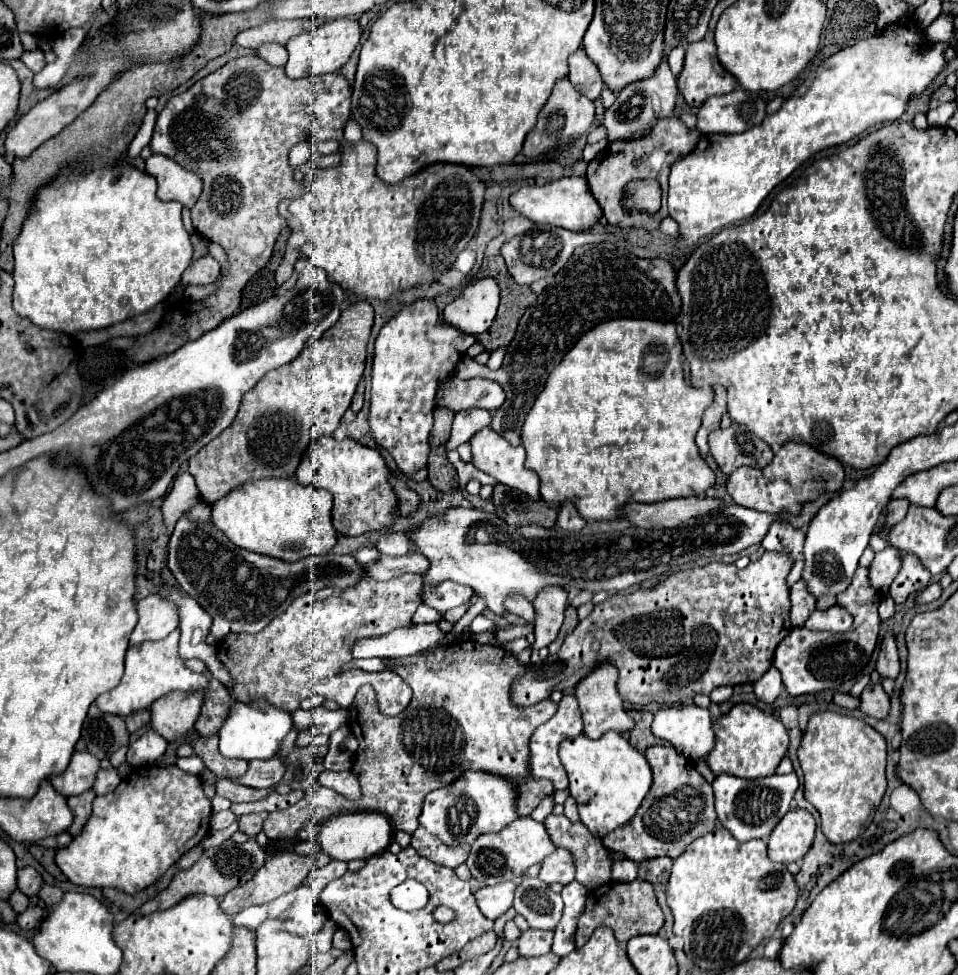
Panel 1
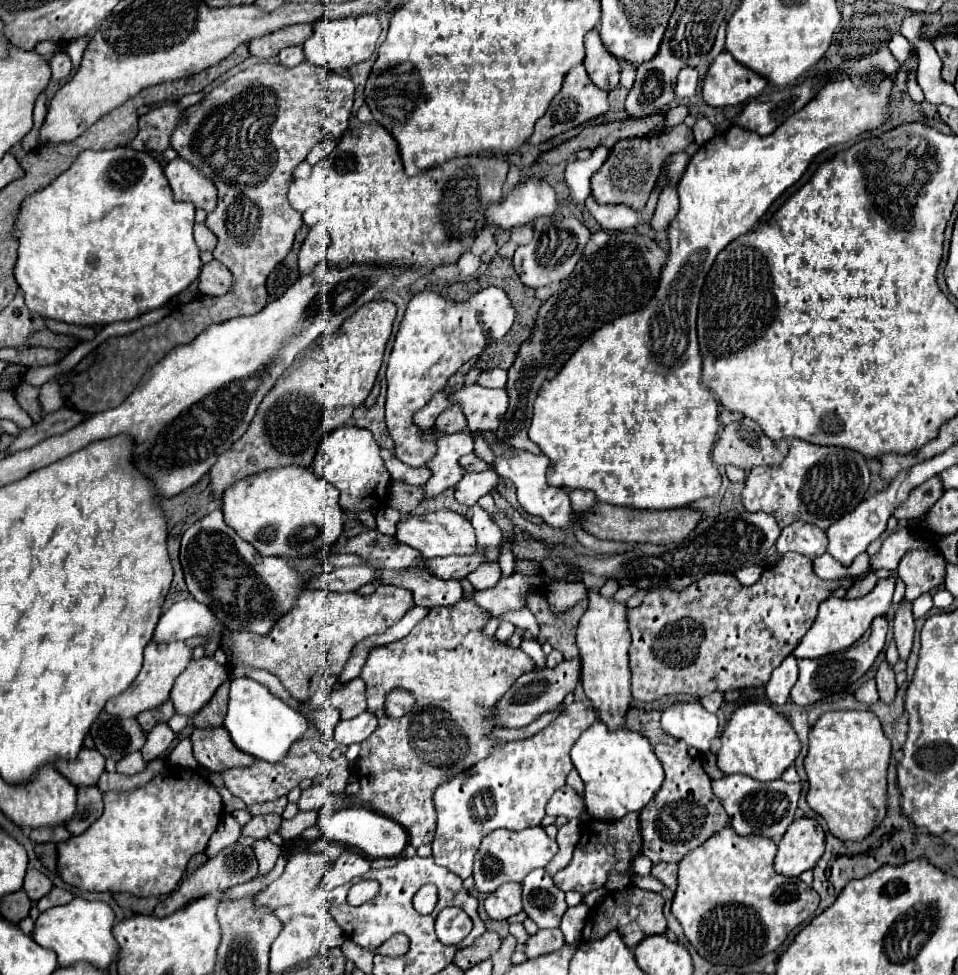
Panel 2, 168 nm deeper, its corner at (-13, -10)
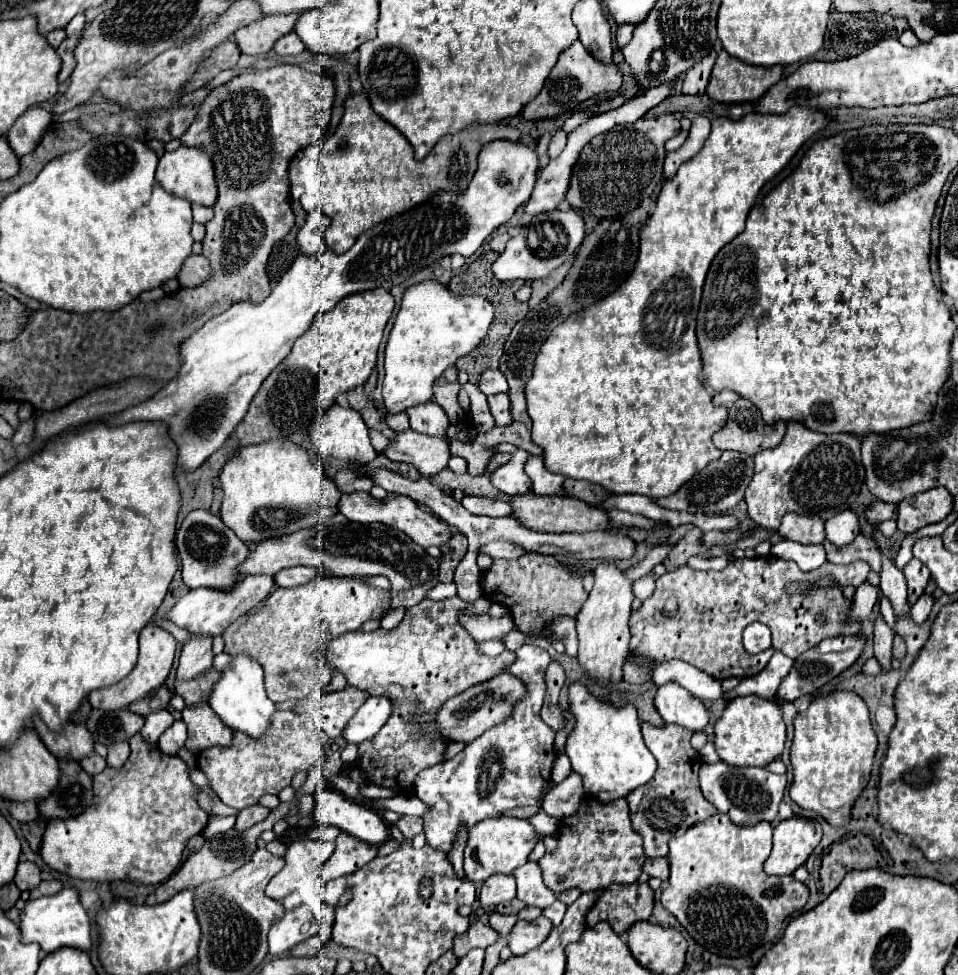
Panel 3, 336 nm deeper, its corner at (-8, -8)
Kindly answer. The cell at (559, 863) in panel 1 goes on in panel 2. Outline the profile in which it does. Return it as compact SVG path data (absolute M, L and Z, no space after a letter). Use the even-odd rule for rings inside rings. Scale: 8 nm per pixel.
M628 812L626 816L606 822L606 820L598 820L598 818L588 818L580 824L580 840L576 844L574 856L570 860L570 864L566 868L562 868L560 872L554 874L554 884L568 892L568 890L578 890L582 894L594 890L594 888L602 888L608 880L608 874L612 870L628 874L630 878L634 878L636 874L632 872L632 862L642 856L640 848L642 848L642 836L640 836L640 826L638 826L638 814L636 812Z

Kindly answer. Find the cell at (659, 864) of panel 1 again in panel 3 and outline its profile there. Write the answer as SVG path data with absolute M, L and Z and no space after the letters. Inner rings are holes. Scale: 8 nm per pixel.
M647 858L643 864L643 872L651 878L661 878L663 882L669 878L669 862L667 858Z

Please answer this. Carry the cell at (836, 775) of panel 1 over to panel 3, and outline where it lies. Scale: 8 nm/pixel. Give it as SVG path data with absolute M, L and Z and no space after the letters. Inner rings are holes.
M833 692L815 698L805 712L797 714L793 724L791 800L801 808L815 810L835 828L849 824L855 800L869 784L877 752L877 736L869 720L867 704L855 692Z

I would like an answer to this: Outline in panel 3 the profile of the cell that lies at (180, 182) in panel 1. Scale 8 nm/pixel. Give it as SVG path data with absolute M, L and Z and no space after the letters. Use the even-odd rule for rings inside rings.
M179 146L175 152L165 152L163 158L159 160L157 172L155 172L157 182L163 186L165 192L185 198L193 204L201 206L213 206L217 200L217 184L215 184L215 172L213 172L213 162L209 156L199 150L199 148L189 148L189 146Z

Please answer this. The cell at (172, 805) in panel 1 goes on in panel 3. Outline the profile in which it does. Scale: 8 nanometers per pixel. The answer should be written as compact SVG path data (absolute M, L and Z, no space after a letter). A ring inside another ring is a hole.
M139 734L131 738L131 758L123 768L105 768L97 778L93 776L93 806L77 818L51 820L47 824L41 858L57 872L71 878L93 880L93 882L115 882L115 880L137 880L139 884L153 886L165 882L179 866L187 840L197 836L207 826L207 812L199 806L199 788L189 778L189 766L179 756L167 756L147 744Z

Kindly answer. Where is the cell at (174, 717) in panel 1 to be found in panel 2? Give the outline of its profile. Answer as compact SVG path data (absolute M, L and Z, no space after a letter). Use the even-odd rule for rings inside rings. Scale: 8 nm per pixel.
M212 656L190 660L188 668L176 678L170 698L176 712L194 716L214 694L214 690L228 678L226 666L220 666Z

